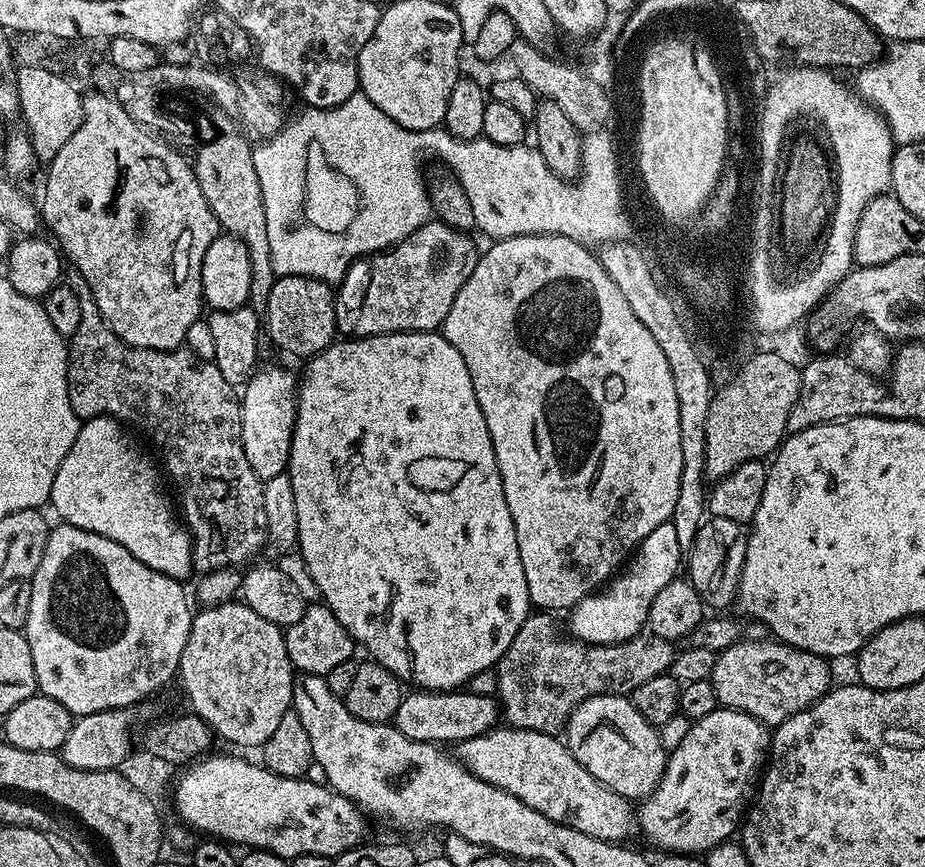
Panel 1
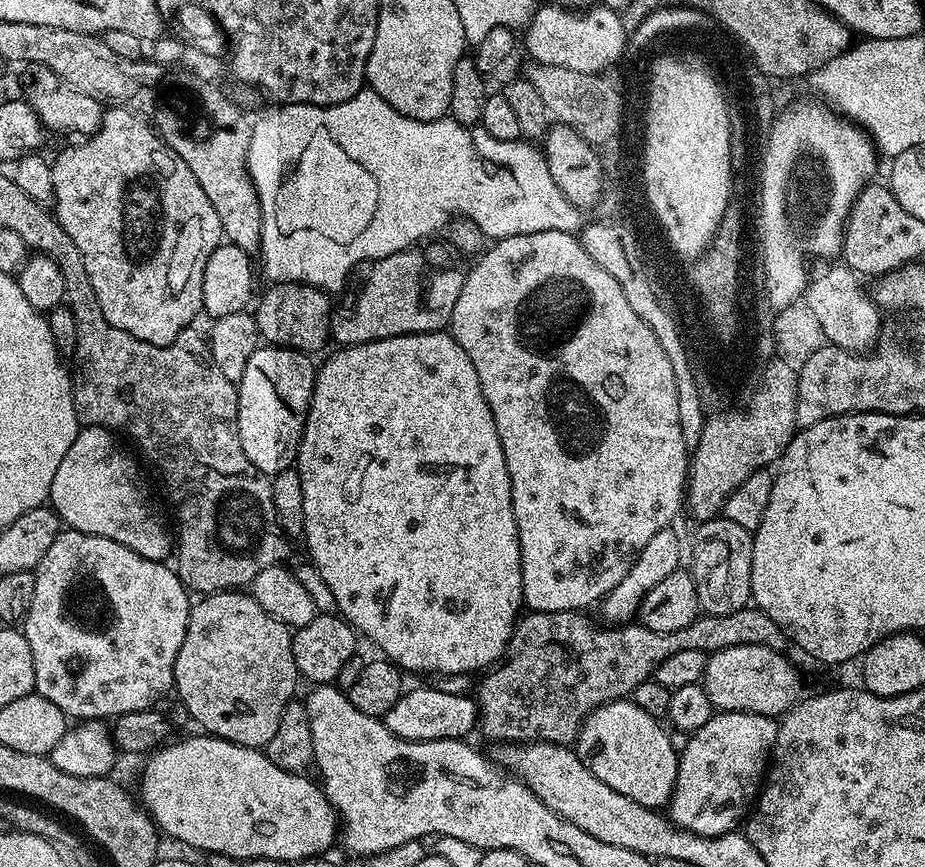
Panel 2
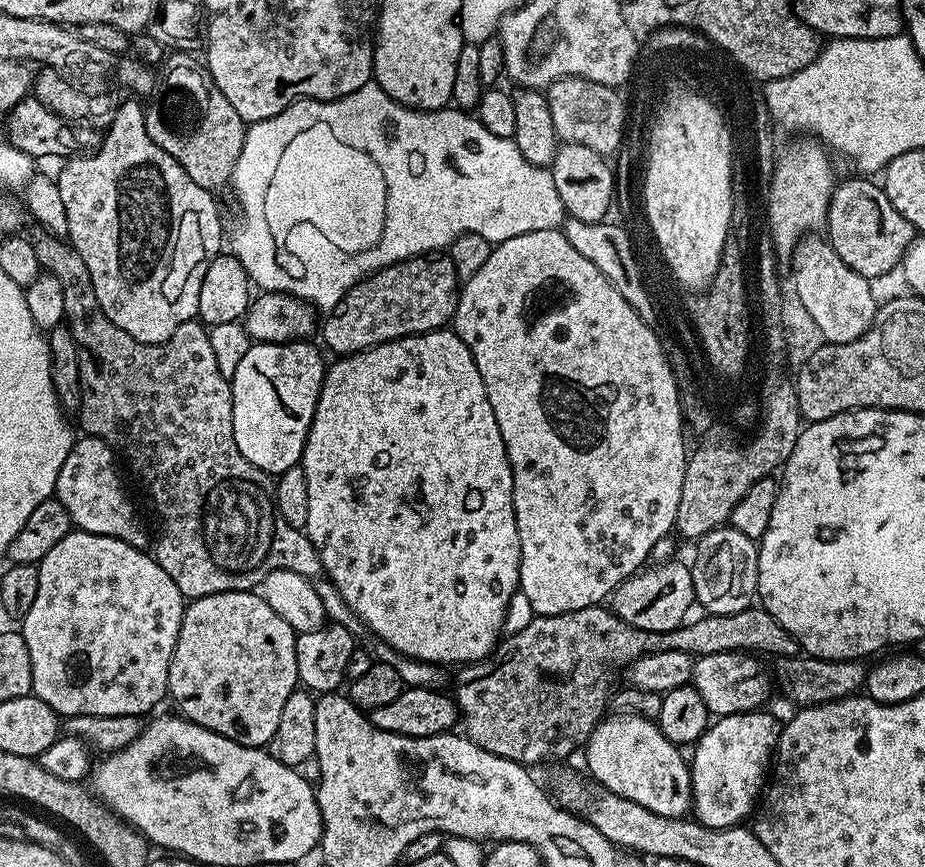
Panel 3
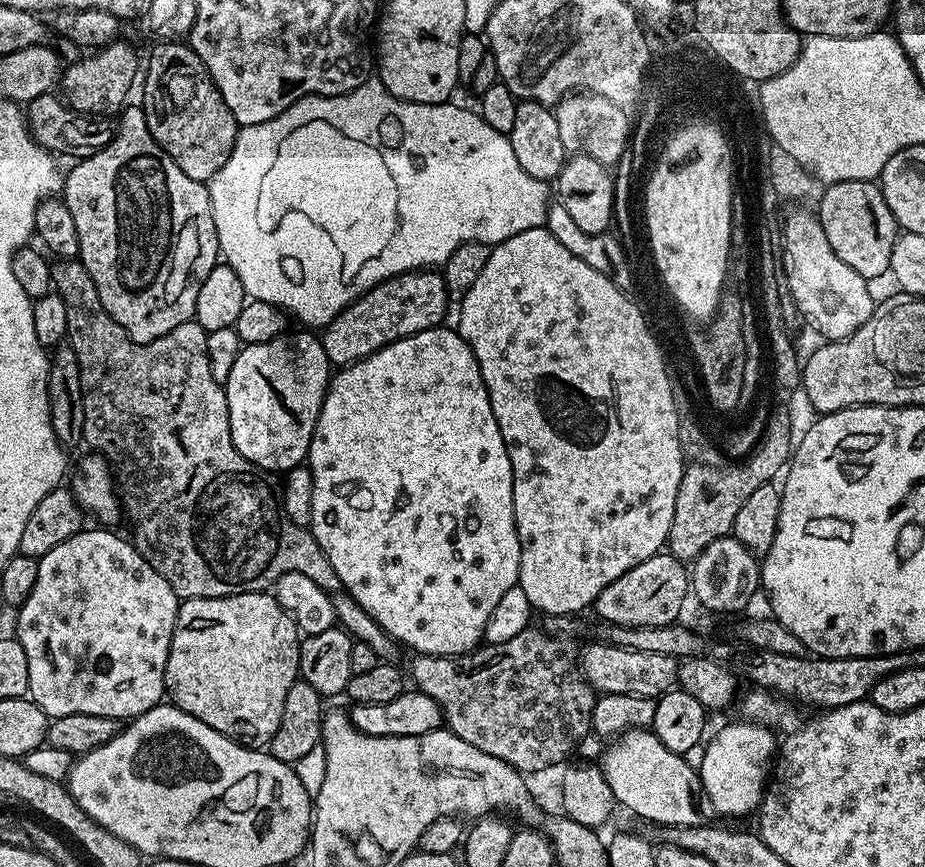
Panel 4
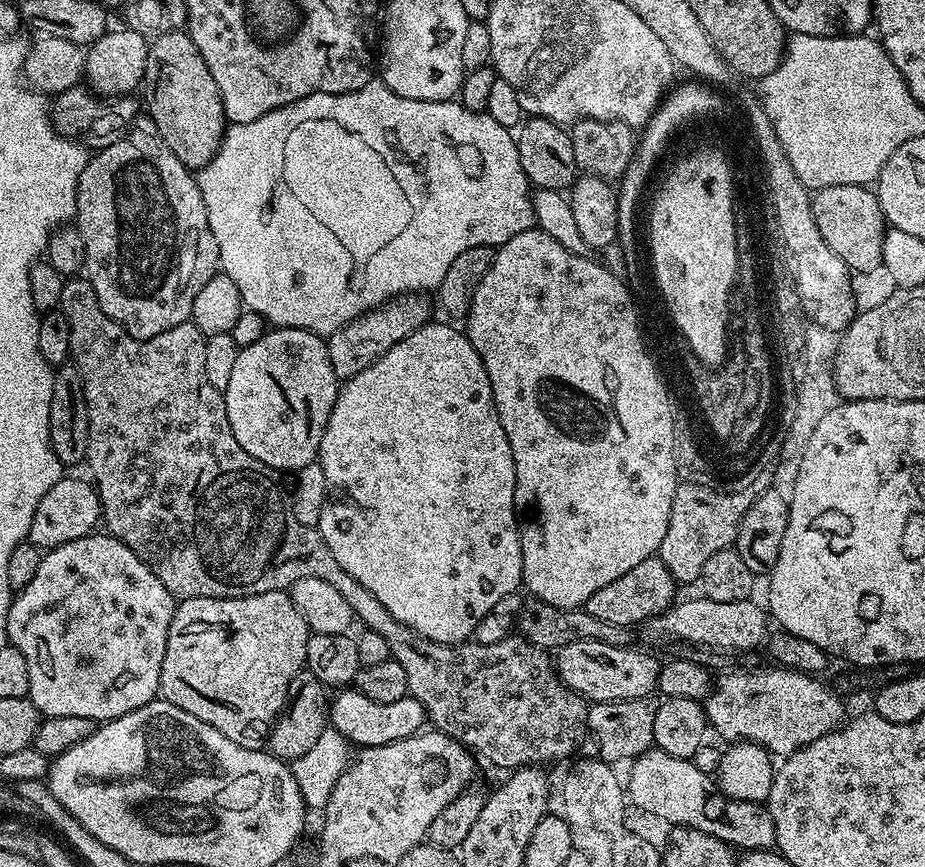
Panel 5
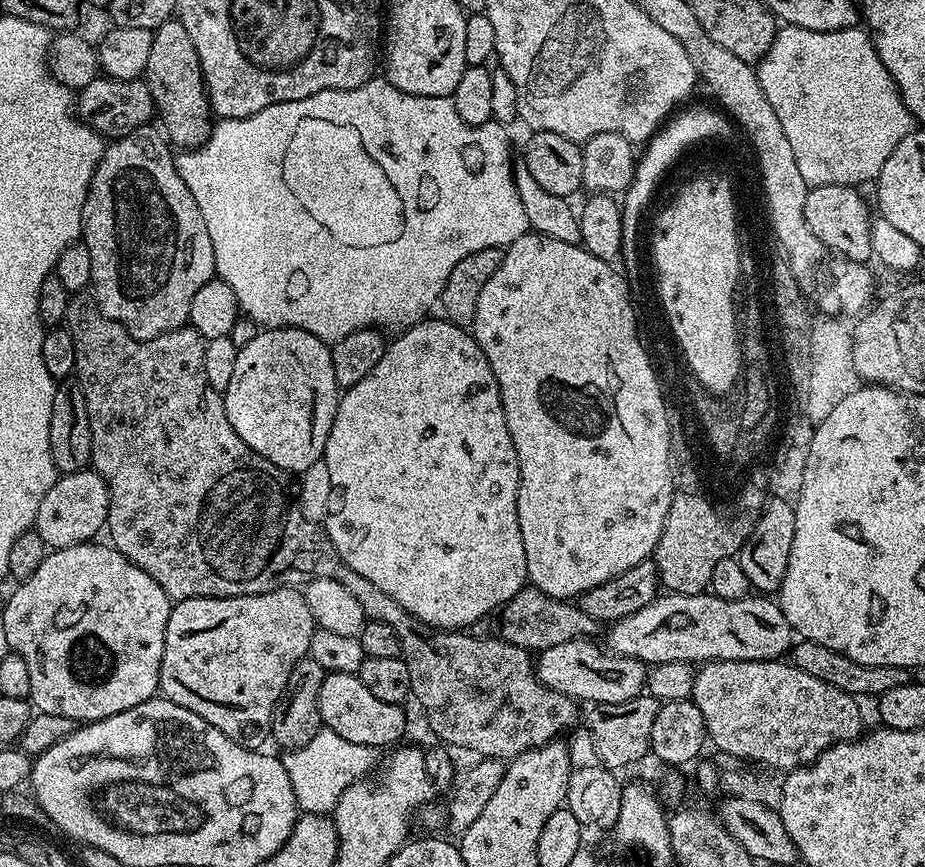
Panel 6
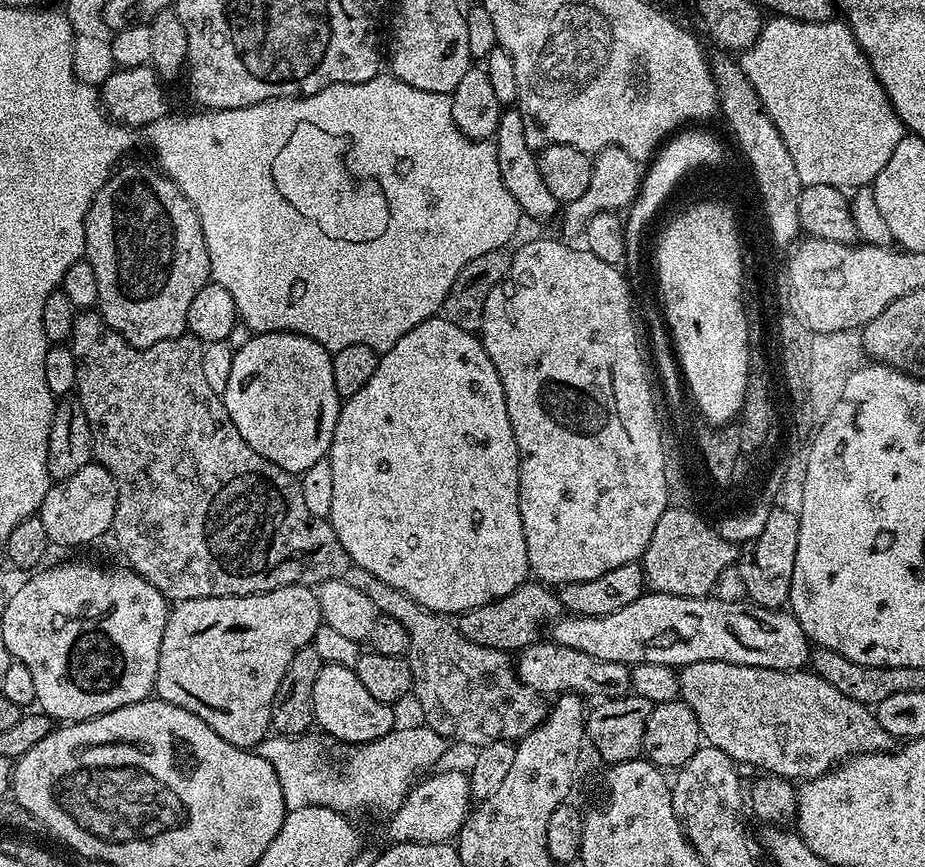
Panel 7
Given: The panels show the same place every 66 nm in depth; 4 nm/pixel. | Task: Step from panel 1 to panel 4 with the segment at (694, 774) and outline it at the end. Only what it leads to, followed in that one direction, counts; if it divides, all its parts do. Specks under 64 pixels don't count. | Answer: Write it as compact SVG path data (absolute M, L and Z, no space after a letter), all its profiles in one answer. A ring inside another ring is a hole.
M738 720L734 724L722 727L711 740L707 741L703 749L702 764L698 766L701 789L705 799L711 806L724 816L740 816L746 812L752 813L763 800L764 790L770 776L770 767L776 756L778 738L772 734L773 729L755 721Z

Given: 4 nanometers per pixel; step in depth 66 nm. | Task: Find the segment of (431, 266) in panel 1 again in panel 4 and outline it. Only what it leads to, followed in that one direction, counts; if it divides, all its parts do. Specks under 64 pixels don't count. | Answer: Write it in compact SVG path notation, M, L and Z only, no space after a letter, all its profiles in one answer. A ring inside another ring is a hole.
M439 271L407 272L401 276L382 281L378 286L370 289L366 295L360 296L354 303L348 305L346 310L342 310L323 329L322 339L329 365L347 366L382 350L390 342L398 342L410 334L418 334L422 330L430 330L443 325L445 323L444 311L447 310L448 303L450 303L448 288Z

